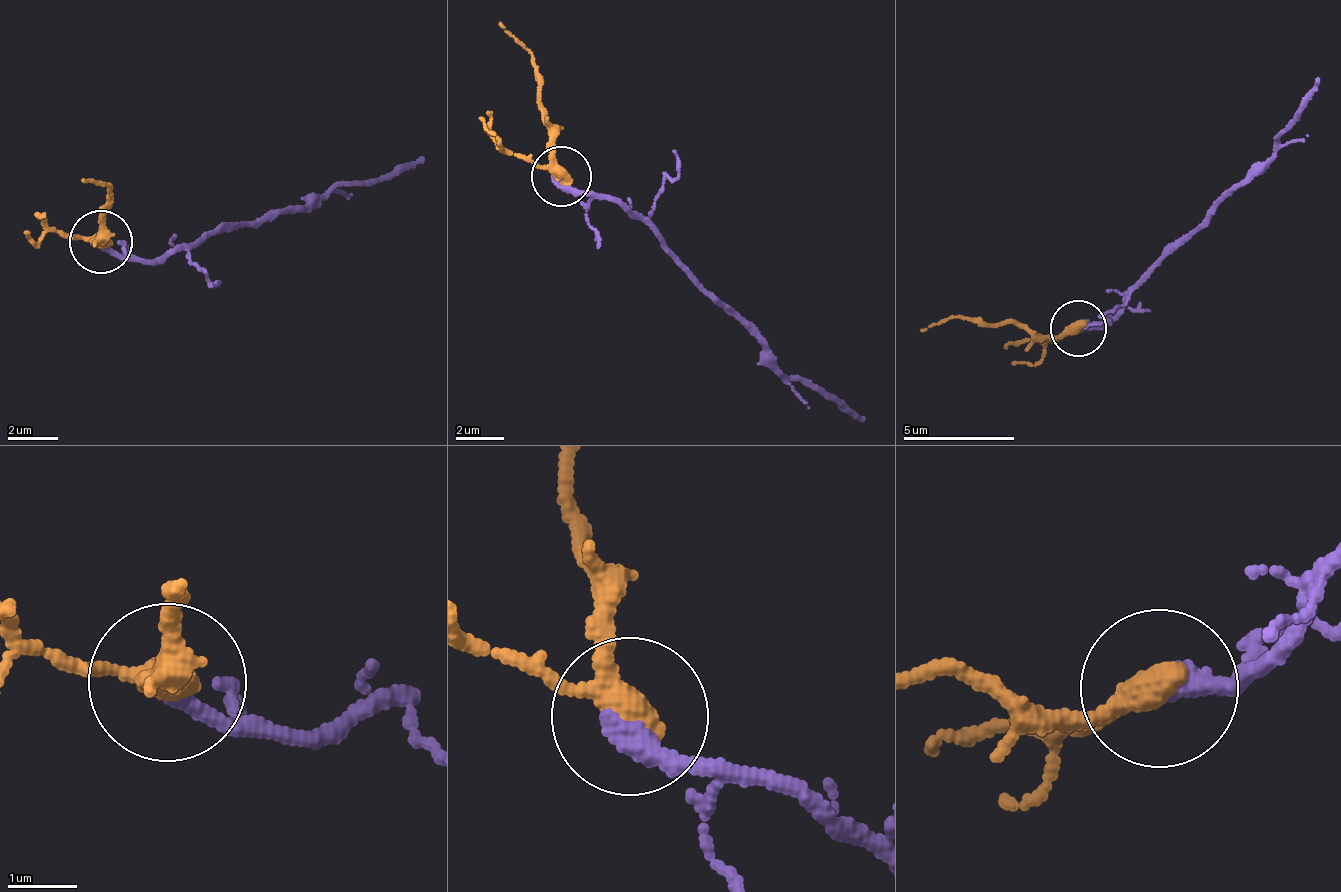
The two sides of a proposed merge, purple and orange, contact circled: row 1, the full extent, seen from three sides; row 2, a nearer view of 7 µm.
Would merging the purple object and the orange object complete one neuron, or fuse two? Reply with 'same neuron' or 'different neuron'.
same neuron

